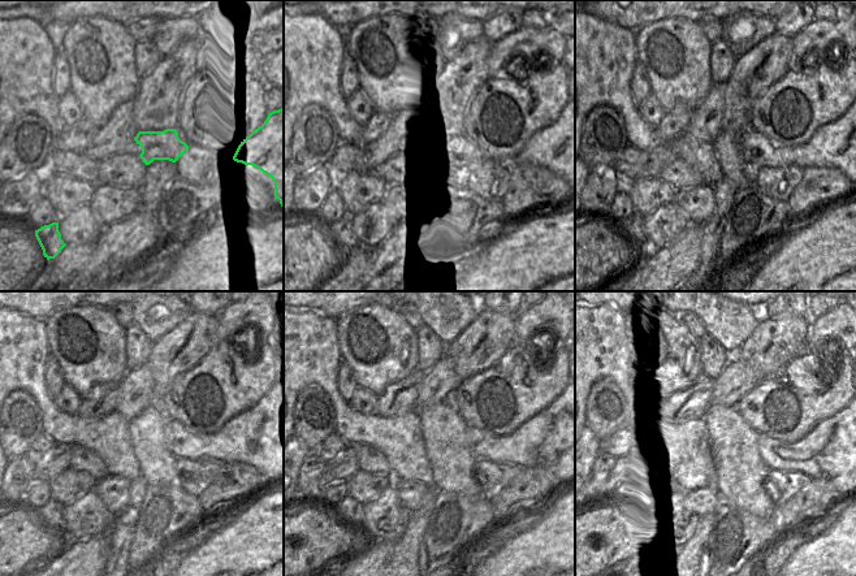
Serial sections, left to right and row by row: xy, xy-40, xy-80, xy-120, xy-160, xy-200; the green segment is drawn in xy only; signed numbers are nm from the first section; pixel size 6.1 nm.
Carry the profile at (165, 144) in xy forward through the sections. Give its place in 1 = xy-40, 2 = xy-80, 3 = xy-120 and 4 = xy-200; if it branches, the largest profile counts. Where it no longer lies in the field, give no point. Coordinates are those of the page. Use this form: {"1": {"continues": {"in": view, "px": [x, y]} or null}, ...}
{"1": {"continues": {"in": "xy-40", "px": [455, 147]}}, "2": {"continues": {"in": "xy-80", "px": [839, 144]}}, "3": {"continues": {"in": "xy-120", "px": [256, 437]}}, "4": {"continues": {"in": "xy-200", "px": [839, 447]}}}

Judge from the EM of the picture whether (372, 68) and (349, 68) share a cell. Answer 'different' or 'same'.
different

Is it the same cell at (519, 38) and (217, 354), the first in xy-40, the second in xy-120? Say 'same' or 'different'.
different

